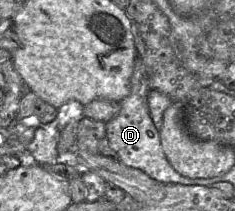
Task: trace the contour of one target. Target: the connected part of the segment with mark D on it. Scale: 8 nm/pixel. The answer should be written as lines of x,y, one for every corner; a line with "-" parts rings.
137,55
130,79
130,94
119,102
121,109
118,115
106,122
110,147
117,153
120,162
142,170
159,182
211,186
210,179
217,179
217,176
212,178
188,178
178,173
167,160
162,149
159,131
155,127
149,112
148,93
150,90
145,65

